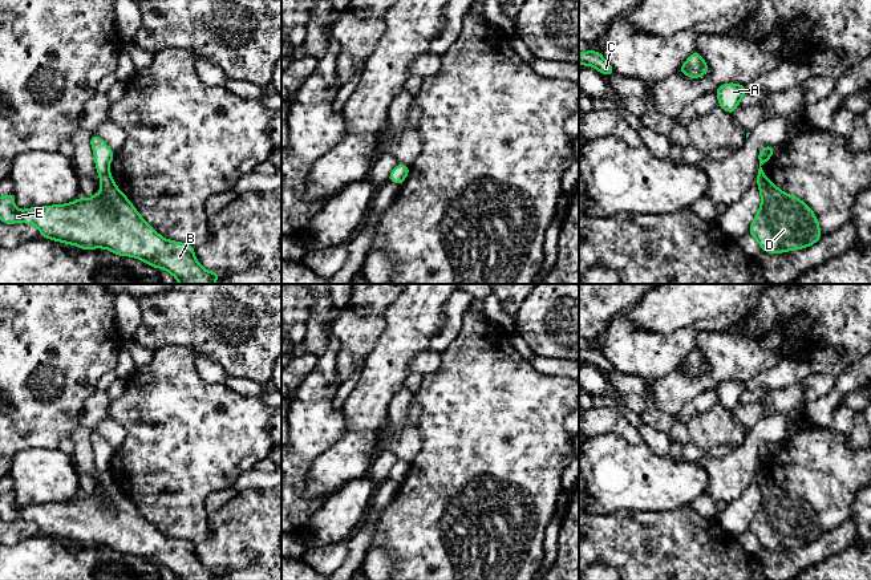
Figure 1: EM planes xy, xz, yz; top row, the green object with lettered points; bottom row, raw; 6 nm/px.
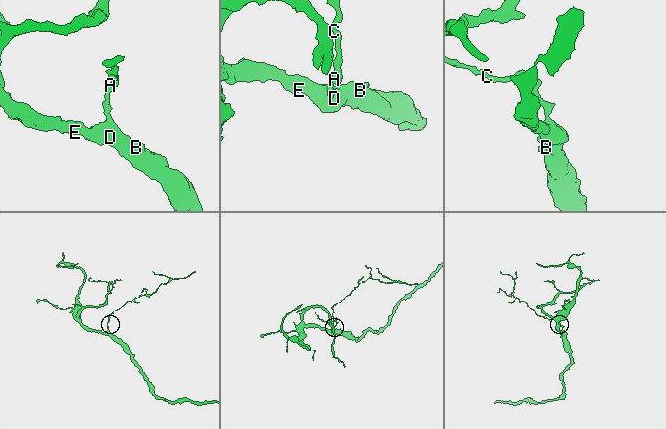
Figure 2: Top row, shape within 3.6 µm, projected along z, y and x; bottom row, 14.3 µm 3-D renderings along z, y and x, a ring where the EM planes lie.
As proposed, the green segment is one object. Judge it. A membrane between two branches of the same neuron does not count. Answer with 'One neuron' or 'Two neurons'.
One neuron

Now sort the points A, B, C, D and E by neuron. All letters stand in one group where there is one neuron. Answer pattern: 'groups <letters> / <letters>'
groups A B C D E

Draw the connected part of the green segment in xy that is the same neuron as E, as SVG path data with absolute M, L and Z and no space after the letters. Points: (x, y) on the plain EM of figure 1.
M93 430L90 435L101 490L66 502L17 507L15 492L0 494L0 518L35 522L42 535L82 547L105 545L170 569L179 580L215 580L219 569L204 567L189 540L162 535L116 483L109 462L116 450Z

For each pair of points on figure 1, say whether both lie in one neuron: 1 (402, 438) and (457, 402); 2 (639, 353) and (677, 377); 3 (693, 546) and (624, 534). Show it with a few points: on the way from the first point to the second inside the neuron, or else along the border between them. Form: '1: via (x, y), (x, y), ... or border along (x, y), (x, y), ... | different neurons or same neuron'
1: border along (417, 422), (421, 449), (413, 459) | different neurons
2: border along (677, 366), (648, 382) | different neurons
3: via (676, 546), (641, 543) | same neuron

